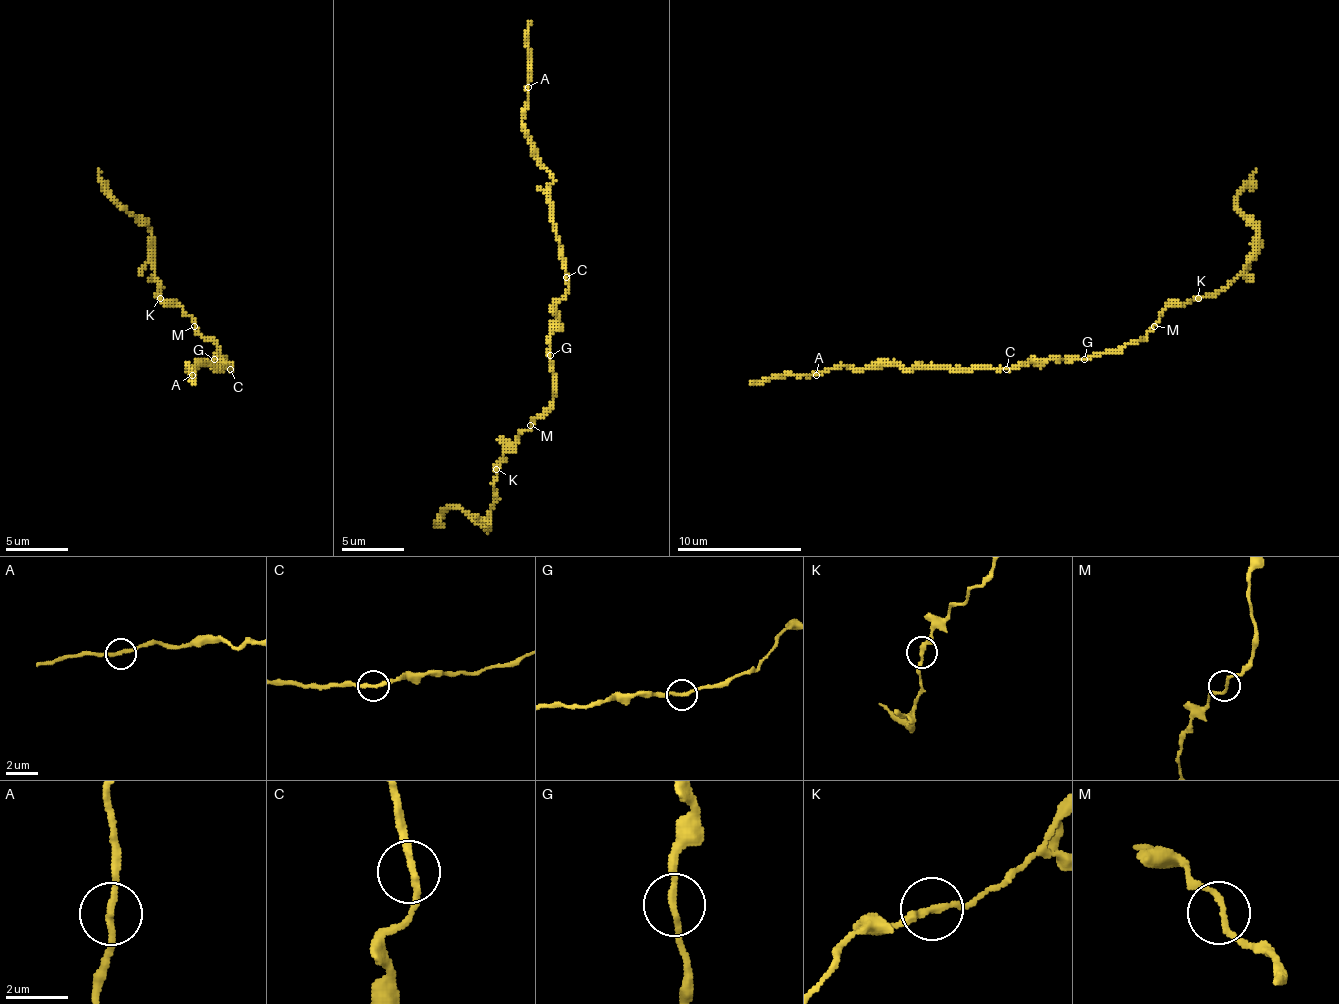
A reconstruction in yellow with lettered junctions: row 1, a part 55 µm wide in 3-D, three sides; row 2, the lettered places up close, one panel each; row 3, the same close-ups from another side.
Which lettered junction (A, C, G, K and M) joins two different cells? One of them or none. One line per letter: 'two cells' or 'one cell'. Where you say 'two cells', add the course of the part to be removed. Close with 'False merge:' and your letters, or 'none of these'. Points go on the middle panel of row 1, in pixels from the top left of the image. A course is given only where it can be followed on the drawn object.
A: one cell
C: one cell
G: one cell
K: one cell
M: one cell
False merge: none of these

